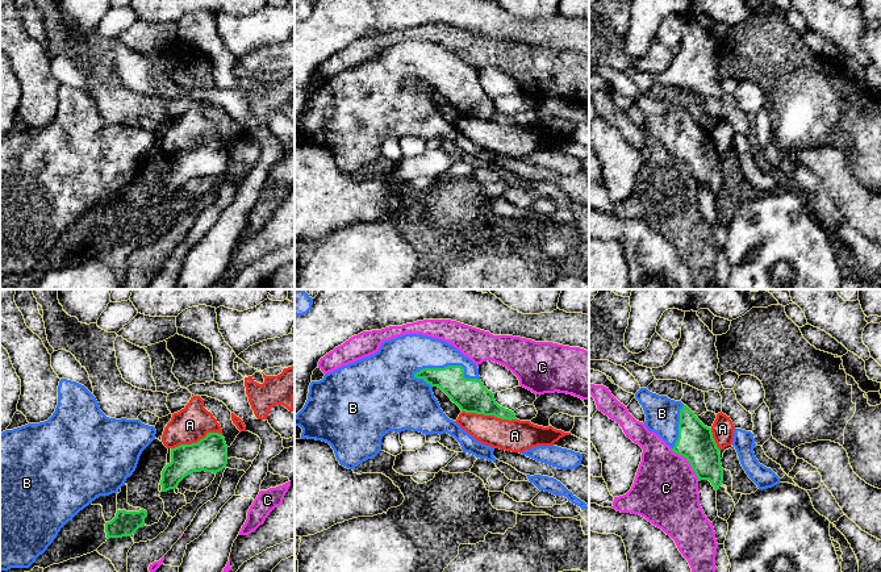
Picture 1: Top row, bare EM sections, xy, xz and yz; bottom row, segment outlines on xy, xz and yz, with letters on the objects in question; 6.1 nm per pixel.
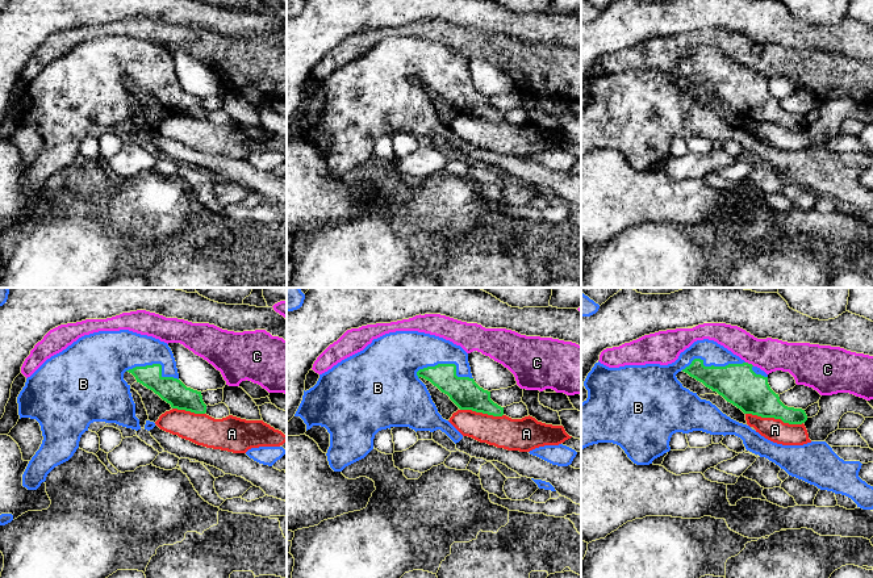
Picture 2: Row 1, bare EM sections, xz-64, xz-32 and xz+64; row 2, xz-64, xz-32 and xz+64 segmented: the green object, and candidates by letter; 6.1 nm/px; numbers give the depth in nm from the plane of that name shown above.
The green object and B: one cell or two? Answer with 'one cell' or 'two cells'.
one cell

